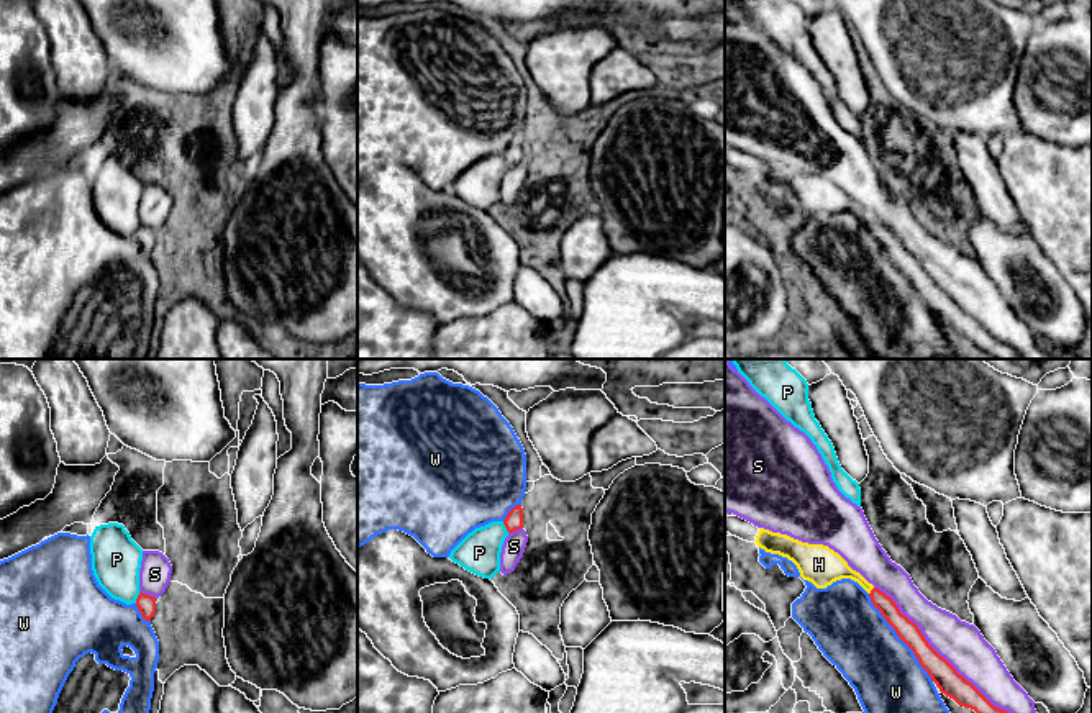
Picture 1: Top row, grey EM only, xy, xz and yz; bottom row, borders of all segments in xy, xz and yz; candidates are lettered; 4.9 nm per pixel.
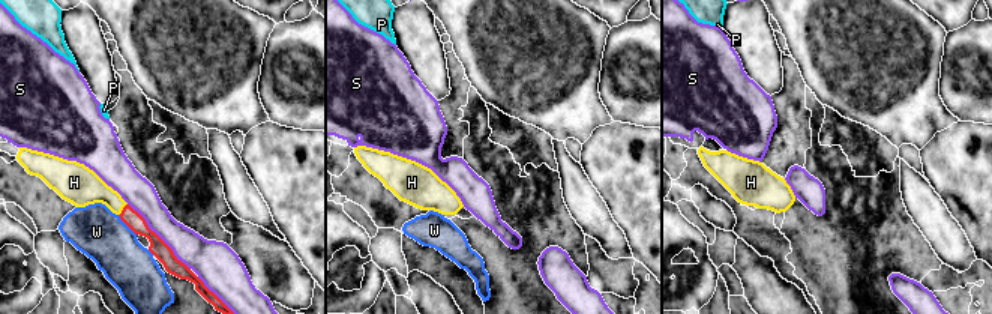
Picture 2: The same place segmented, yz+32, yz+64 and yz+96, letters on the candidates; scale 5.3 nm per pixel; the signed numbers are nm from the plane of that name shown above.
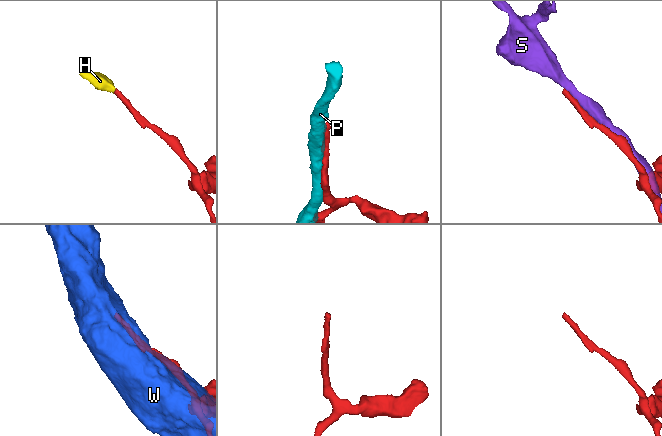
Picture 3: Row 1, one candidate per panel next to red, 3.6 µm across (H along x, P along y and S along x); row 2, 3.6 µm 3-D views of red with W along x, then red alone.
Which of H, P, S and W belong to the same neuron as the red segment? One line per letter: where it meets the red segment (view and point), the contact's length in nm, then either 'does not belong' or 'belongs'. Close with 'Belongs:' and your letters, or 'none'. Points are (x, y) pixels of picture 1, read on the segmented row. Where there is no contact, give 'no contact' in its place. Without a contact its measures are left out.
H: contact yz (871, 590); length 50 nm; belongs
P: contact xy (138, 597); length 60 nm; does not belong
S: contact yz (937, 653); length 900 nm; does not belong
W: contact yz (899, 636); length 550 nm; does not belong
Belongs: H

